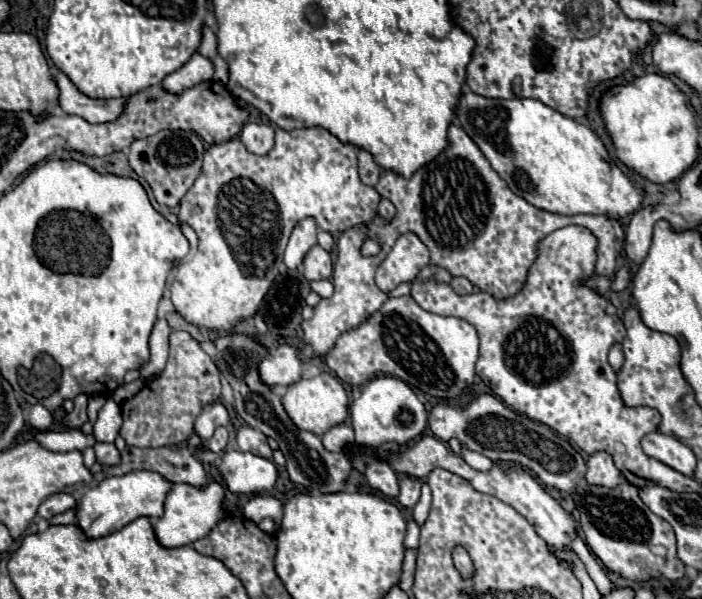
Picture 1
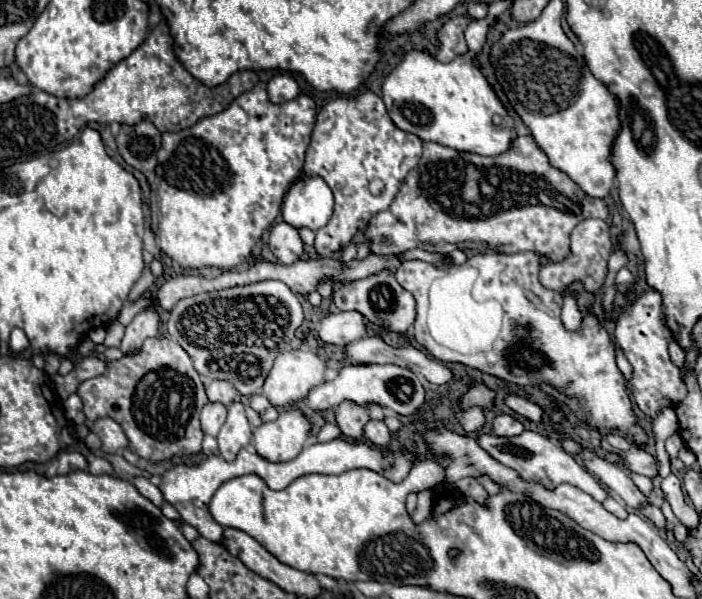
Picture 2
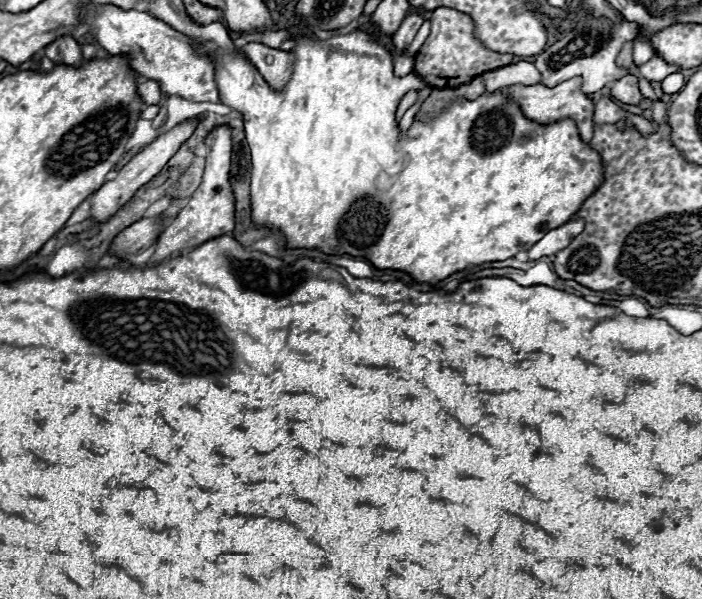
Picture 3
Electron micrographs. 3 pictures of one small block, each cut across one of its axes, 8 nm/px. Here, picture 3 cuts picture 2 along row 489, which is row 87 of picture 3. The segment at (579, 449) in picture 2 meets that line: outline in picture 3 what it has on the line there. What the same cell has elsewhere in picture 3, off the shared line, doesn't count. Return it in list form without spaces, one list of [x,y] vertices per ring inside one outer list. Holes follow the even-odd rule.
[[[632,74],[622,76],[620,80],[612,82],[610,94],[612,94],[616,100],[624,102],[624,104],[636,104],[636,106],[638,106],[640,100],[642,100],[642,94],[640,94],[640,90],[638,90],[638,78],[632,76]]]

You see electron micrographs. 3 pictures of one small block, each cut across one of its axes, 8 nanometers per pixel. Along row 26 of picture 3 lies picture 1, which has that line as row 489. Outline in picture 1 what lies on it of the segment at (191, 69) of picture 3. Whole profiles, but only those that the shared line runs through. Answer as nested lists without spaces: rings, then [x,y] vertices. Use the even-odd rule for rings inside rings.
[[[136,470],[122,476],[104,478],[100,484],[88,488],[88,492],[78,500],[76,504],[78,526],[86,532],[88,538],[102,538],[124,528],[138,516],[148,516],[156,520],[164,512],[164,500],[170,488],[172,482],[168,482],[162,474],[152,470]]]

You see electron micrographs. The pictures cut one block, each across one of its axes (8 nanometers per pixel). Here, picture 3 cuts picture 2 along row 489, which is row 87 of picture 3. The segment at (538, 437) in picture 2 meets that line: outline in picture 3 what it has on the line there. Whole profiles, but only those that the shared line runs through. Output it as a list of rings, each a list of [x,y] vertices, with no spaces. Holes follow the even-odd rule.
[[[582,16],[578,20],[578,24],[564,38],[560,38],[556,44],[552,44],[540,56],[536,56],[534,66],[542,76],[540,84],[554,88],[554,84],[562,84],[562,80],[570,80],[570,78],[578,76],[578,78],[582,78],[582,86],[580,86],[582,92],[586,92],[586,94],[598,92],[600,88],[604,88],[610,82],[628,74],[624,68],[616,66],[616,56],[622,50],[622,44],[626,40],[634,40],[636,34],[638,34],[636,22],[620,20],[612,26],[604,18],[594,20],[594,18]]]

